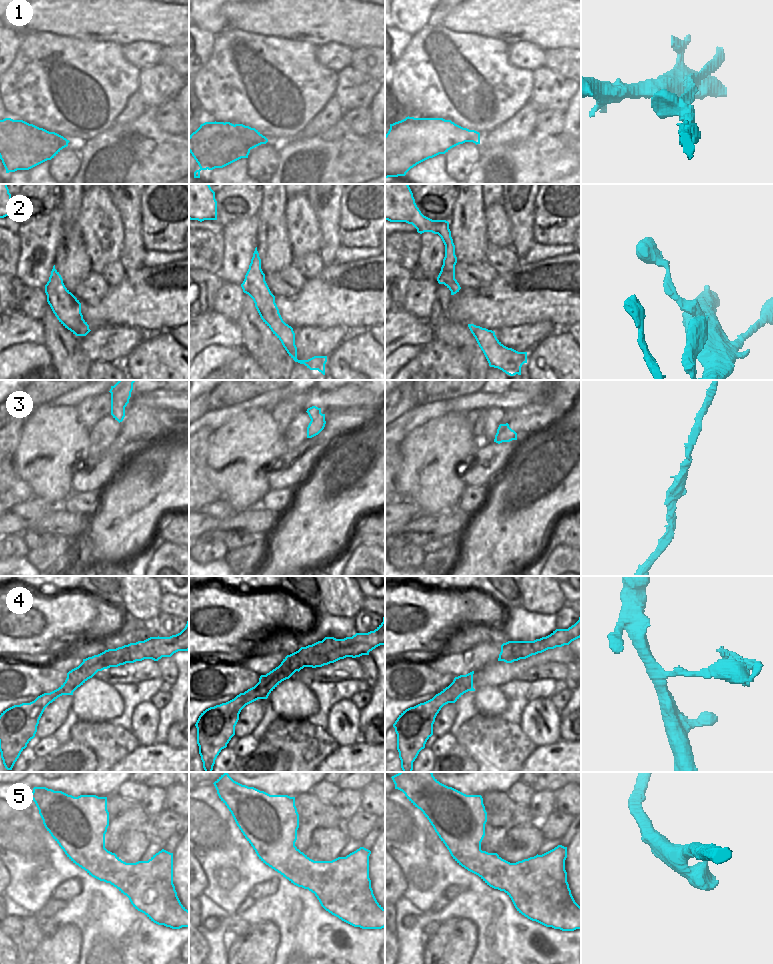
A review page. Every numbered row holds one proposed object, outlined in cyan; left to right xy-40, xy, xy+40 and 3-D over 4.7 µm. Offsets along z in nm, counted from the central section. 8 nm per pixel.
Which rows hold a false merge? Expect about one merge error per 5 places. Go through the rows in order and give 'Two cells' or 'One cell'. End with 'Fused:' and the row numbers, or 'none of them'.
1: Two cells
2: One cell
3: One cell
4: One cell
5: One cell
Fused: 1

